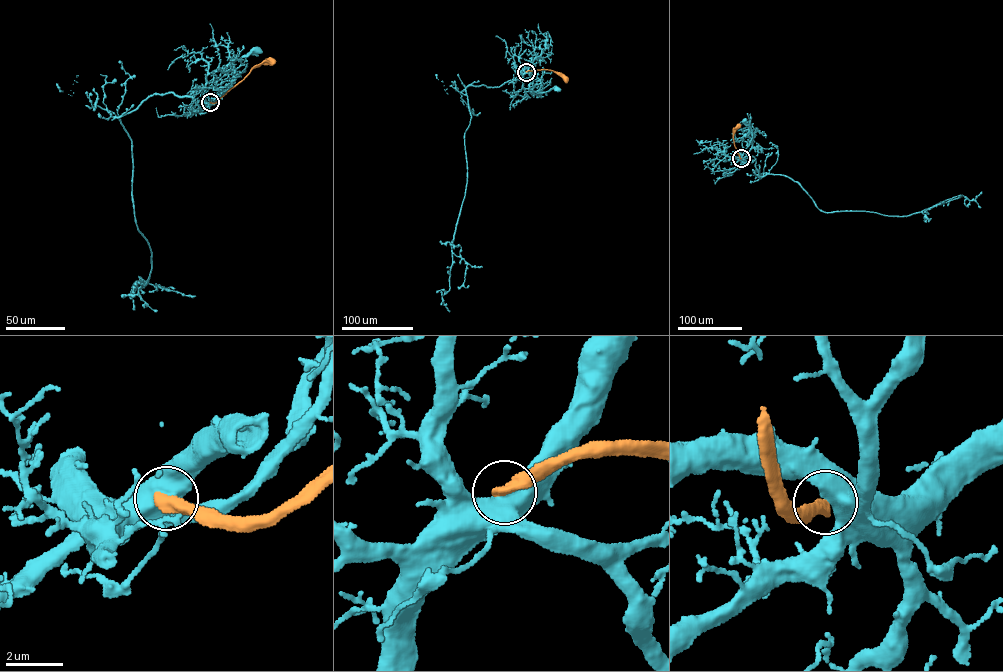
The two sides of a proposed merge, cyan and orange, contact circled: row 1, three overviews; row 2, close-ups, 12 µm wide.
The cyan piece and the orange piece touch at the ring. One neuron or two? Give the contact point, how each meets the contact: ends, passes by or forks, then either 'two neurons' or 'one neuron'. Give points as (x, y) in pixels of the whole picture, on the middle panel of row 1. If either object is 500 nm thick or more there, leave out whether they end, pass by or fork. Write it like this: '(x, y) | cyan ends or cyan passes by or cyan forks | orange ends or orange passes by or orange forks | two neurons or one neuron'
(526, 72) | two neurons

